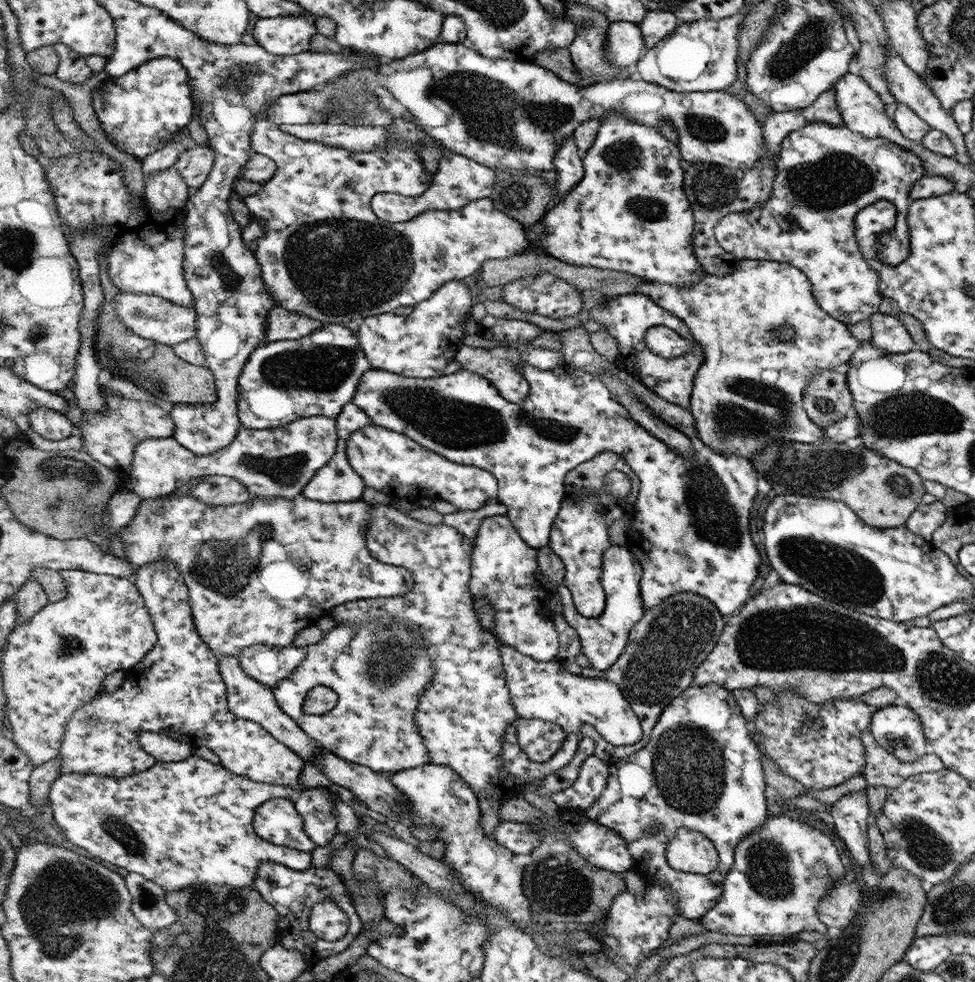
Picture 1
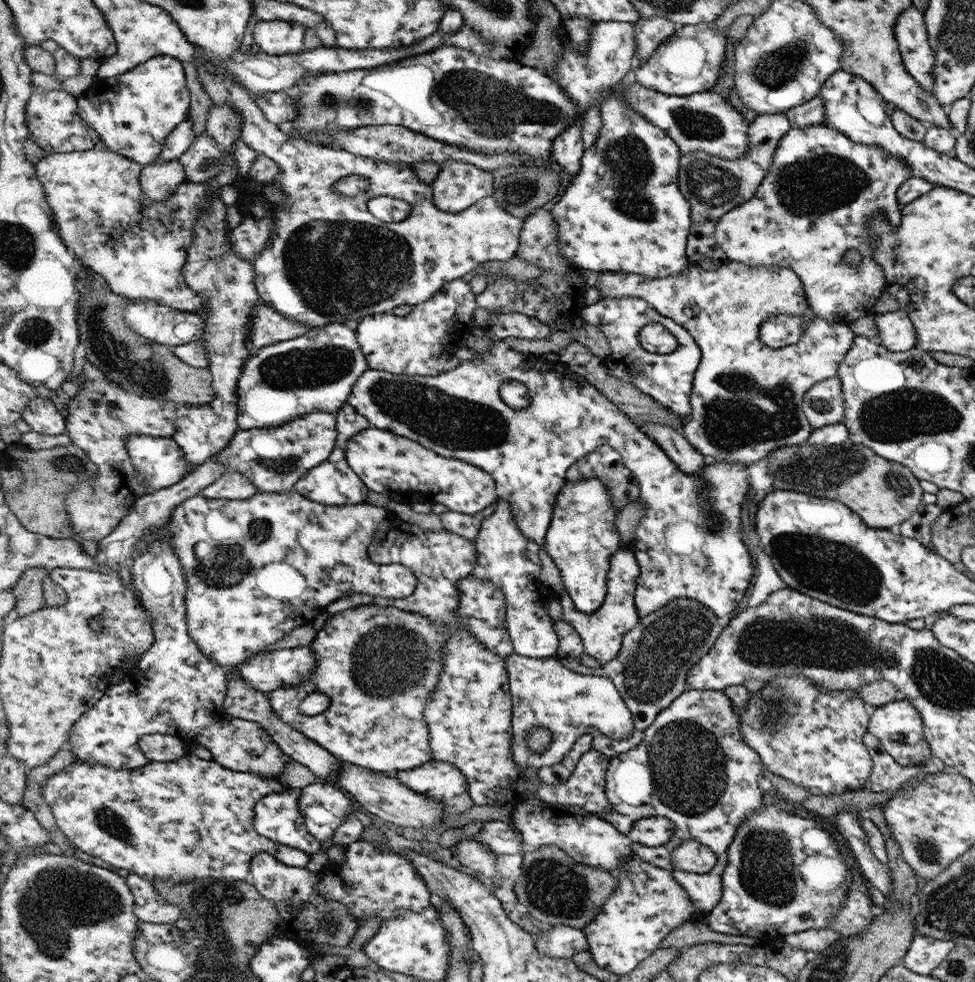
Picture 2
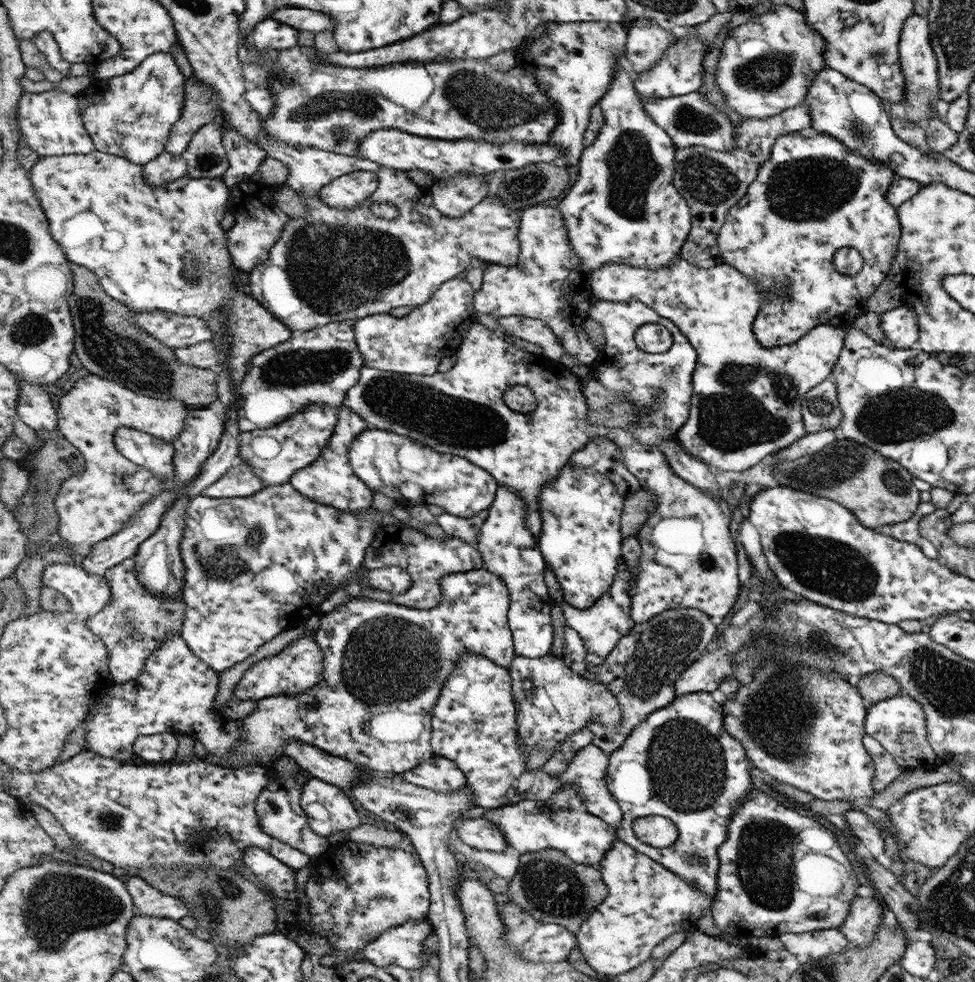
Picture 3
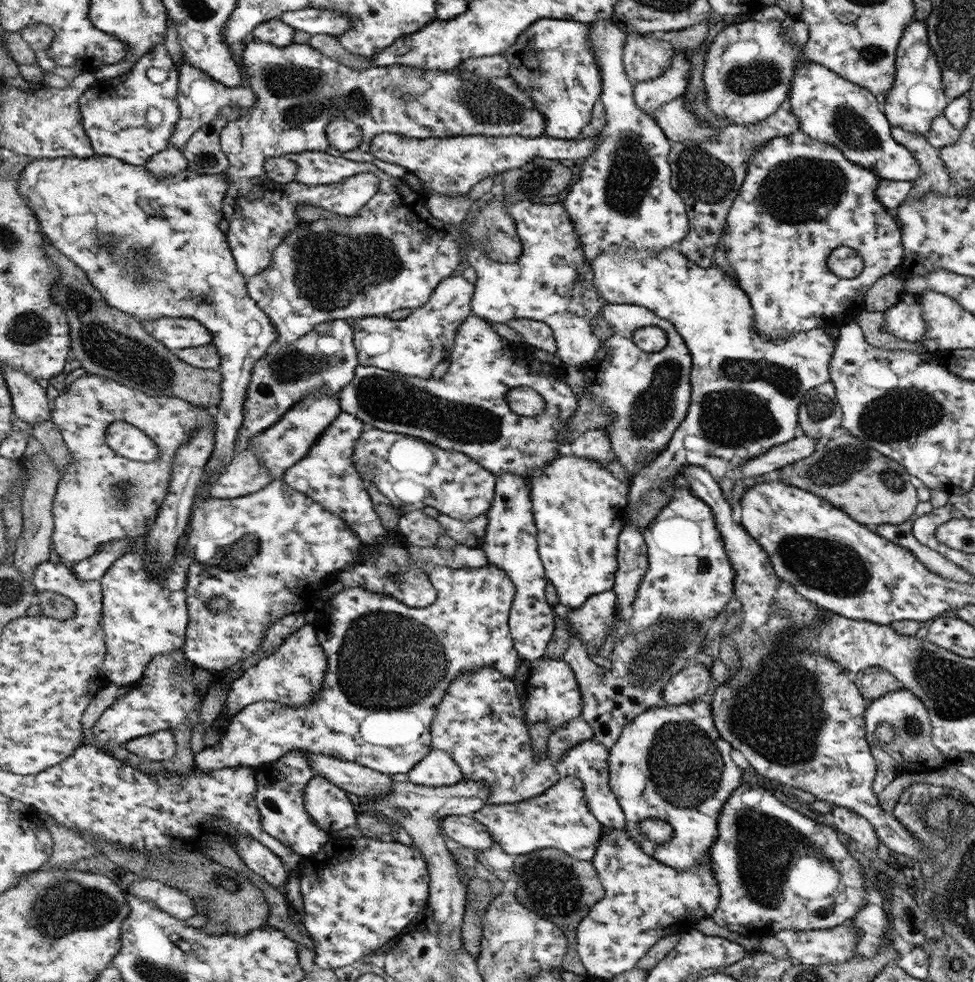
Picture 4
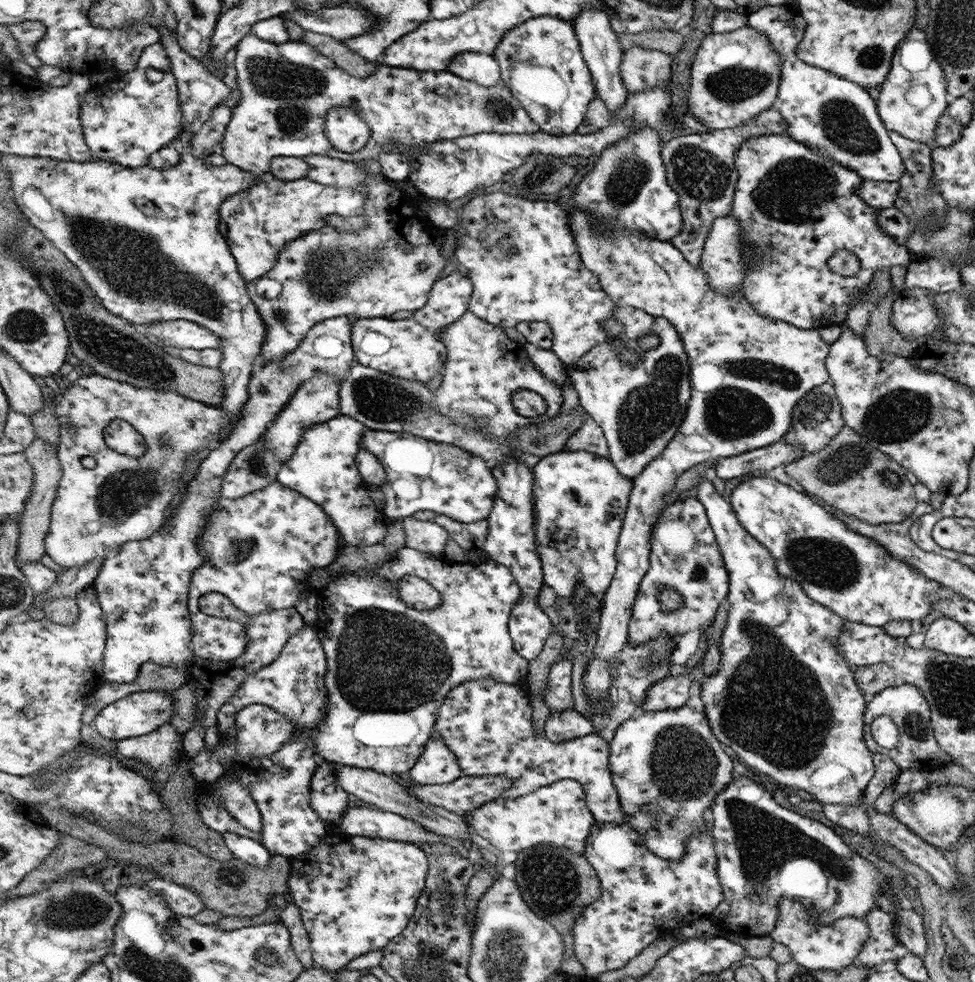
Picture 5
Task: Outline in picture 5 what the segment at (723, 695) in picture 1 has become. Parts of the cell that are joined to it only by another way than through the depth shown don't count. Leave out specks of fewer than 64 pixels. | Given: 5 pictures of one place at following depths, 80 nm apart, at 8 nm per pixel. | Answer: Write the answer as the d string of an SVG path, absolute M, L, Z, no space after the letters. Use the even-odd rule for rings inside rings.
M686 705L680 708L657 710L656 712L642 711L621 724L620 728L615 732L615 738L609 744L610 768L614 774L615 788L619 792L619 800L622 802L623 812L627 815L628 824L641 834L645 844L651 849L654 855L676 862L683 859L683 856L686 855L688 850L687 840L691 838L692 834L699 833L700 831L710 831L712 822L709 826L709 818L711 817L710 812L712 806L714 806L715 796L719 795L720 792L724 792L726 787L730 787L732 784L732 760L722 750L722 741L718 742L718 737L715 736L715 733L710 732L710 721L707 719L707 716L690 710L690 707Z

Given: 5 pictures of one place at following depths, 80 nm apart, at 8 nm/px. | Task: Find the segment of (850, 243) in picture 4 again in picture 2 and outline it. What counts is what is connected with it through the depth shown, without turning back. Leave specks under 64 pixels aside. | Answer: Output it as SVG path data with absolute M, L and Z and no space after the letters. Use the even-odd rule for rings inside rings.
M824 124L812 125L804 128L791 129L779 140L779 146L776 147L775 156L770 165L768 174L764 177L762 183L756 191L755 198L750 199L748 202L736 207L732 211L728 211L726 215L718 222L718 227L715 231L714 238L718 241L720 248L727 253L728 258L734 262L740 262L747 264L748 267L778 267L790 268L794 273L798 273L802 282L804 282L804 295L806 295L806 301L808 301L808 307L814 311L814 315L818 318L825 318L826 320L834 320L838 324L850 325L855 320L863 319L866 316L874 316L874 306L878 302L878 298L881 296L884 287L884 272L880 268L873 257L873 250L869 240L871 240L871 230L867 225L867 222L883 212L885 218L889 220L892 226L899 227L902 220L902 204L898 201L898 188L899 186L911 176L911 168L909 164L898 158L888 154L883 148L870 144L856 144L852 142L843 132L838 132L834 128L830 128ZM848 250L857 250L862 256L862 260L859 265L846 265L842 261L842 256ZM778 314L763 320L760 338L768 347L783 348L796 344L802 338L804 328L802 317Z

